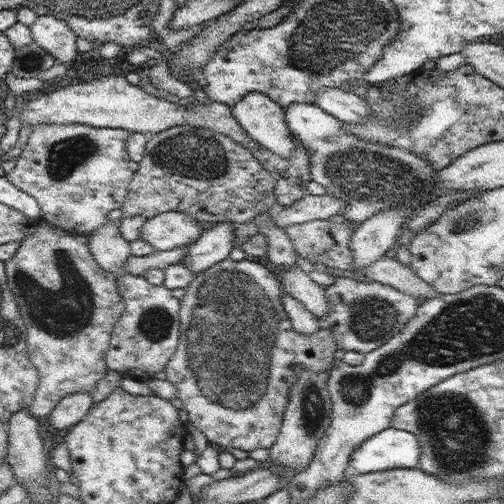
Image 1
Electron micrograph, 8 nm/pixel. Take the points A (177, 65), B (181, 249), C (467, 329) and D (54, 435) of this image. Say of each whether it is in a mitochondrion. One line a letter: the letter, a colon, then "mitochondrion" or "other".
A: other
B: other
C: mitochondrion
D: other

